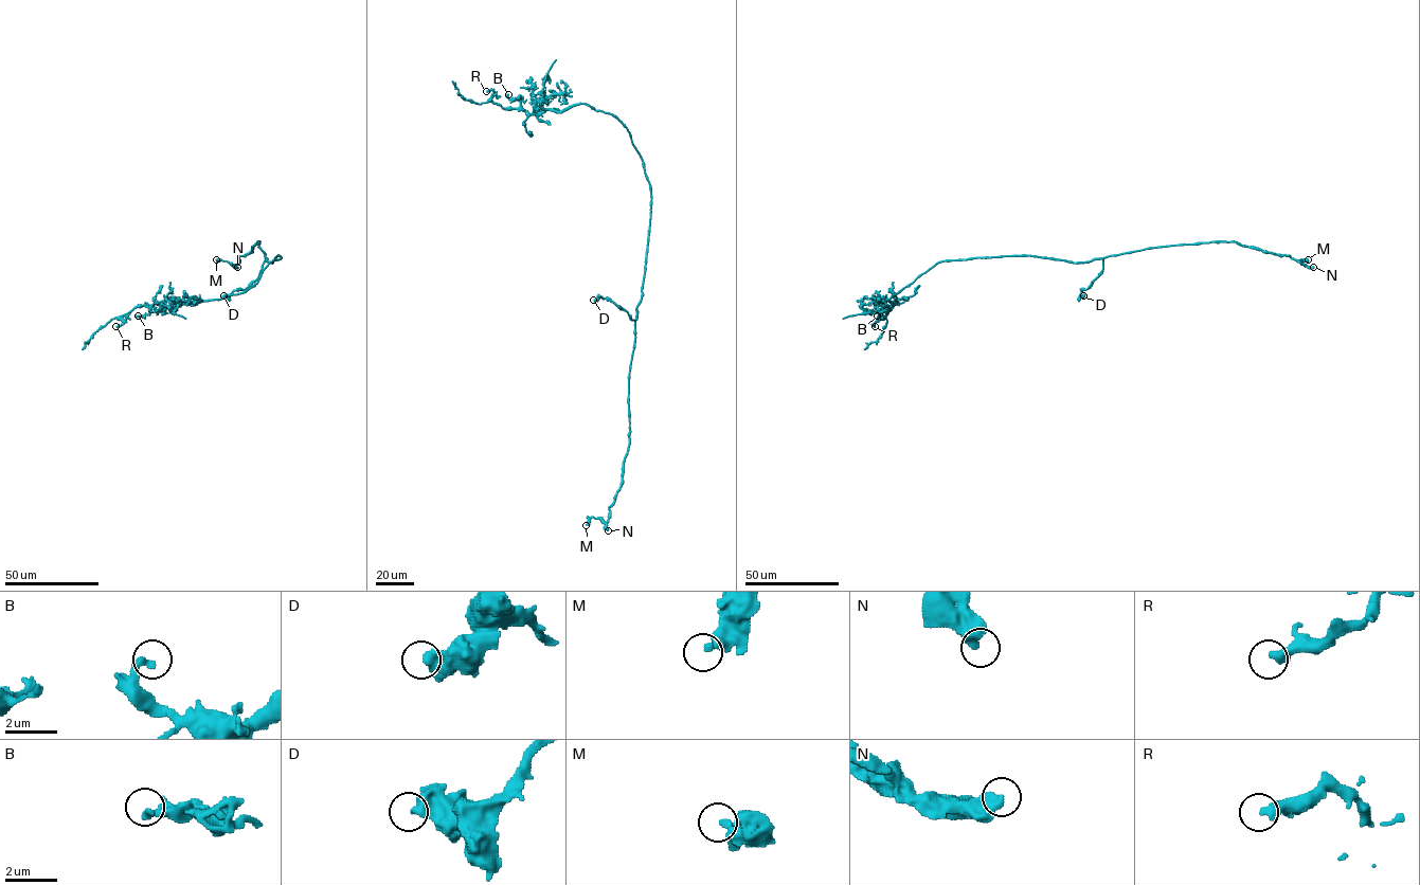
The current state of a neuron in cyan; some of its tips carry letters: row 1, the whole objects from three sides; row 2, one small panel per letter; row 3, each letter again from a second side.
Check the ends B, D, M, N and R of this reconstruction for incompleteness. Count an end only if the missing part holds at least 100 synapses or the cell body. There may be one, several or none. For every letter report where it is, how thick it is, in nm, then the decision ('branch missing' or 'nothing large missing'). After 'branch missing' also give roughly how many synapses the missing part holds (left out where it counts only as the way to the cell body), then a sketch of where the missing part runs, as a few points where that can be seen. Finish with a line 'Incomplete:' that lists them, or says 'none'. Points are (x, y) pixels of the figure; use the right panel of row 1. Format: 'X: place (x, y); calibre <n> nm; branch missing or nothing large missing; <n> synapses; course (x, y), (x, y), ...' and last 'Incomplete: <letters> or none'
B: place (877, 315); calibre 280 nm; nothing large missing
D: place (1083, 295); calibre 600 nm; nothing large missing
M: place (1308, 259); calibre 360 nm; nothing large missing
N: place (1313, 267); calibre 500 nm; nothing large missing
R: place (875, 326); calibre 360 nm; nothing large missing
Incomplete: none

